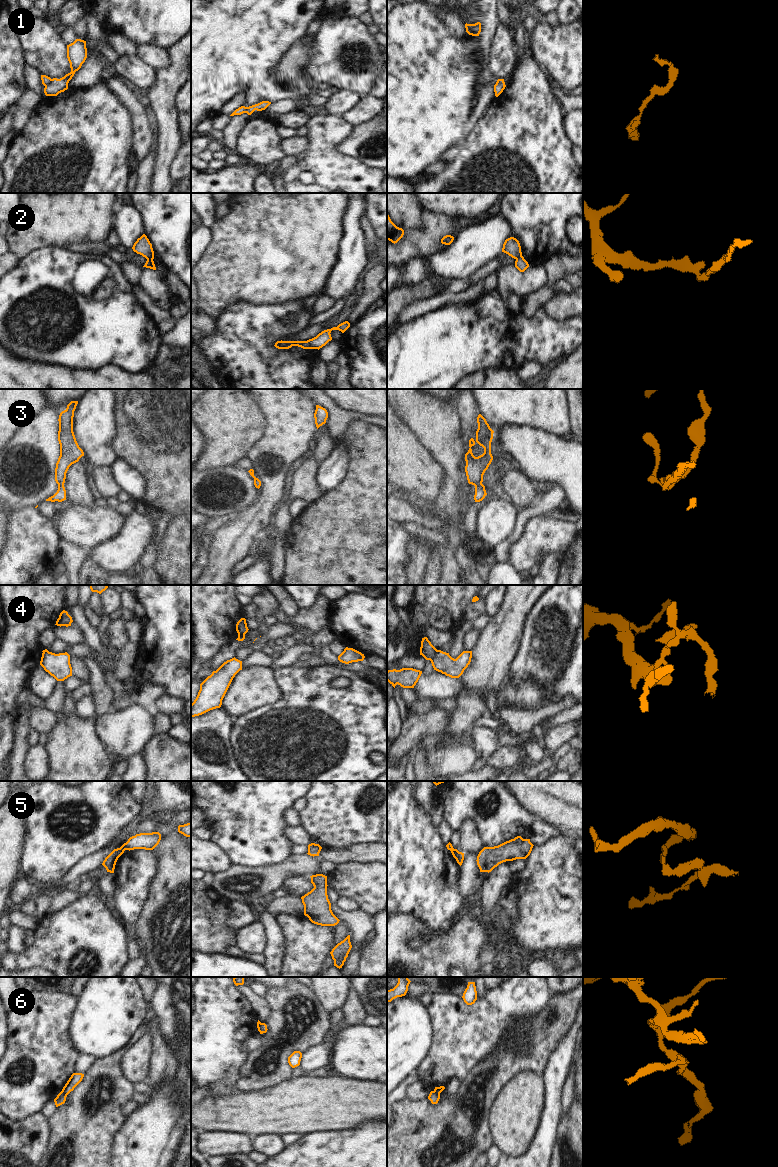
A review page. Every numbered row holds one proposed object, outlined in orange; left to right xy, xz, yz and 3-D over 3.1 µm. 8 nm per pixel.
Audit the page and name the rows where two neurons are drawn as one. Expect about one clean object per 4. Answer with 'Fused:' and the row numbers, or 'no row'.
Fused: 1, 2, 4, 5, 6

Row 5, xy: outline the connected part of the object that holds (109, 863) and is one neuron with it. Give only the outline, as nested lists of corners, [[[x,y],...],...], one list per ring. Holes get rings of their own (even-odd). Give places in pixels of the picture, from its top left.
[[[121,848],[114,849],[103,861],[102,865],[106,868],[107,872],[114,873],[115,865],[118,858],[124,853]]]

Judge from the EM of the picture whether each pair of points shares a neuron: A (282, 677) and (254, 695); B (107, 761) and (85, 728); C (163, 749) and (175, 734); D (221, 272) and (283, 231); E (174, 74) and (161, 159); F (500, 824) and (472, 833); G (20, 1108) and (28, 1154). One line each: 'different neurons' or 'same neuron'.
A: different neurons
B: same neuron
C: different neurons
D: same neuron
E: same neuron
F: different neurons
G: different neurons

